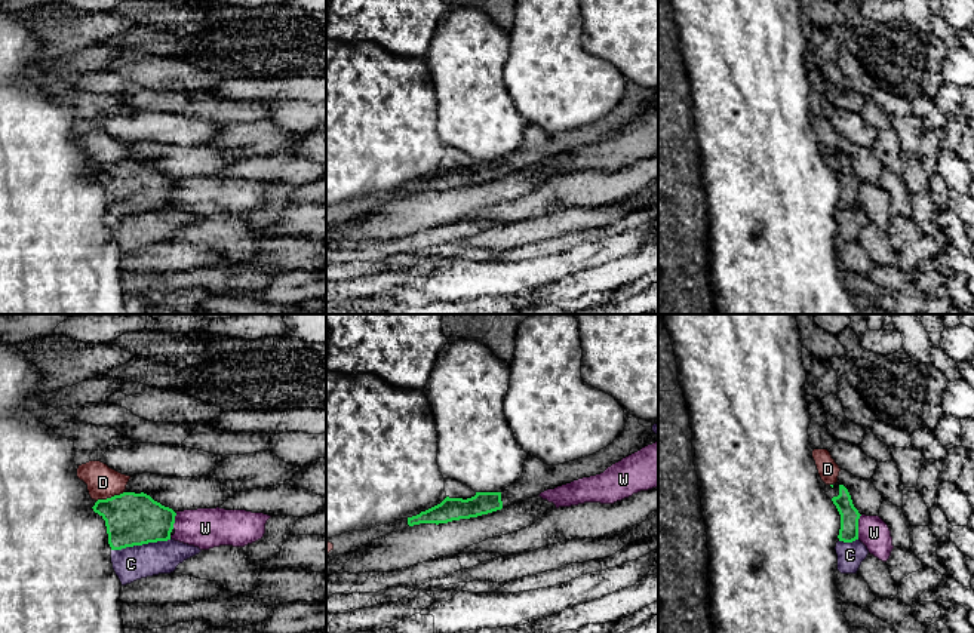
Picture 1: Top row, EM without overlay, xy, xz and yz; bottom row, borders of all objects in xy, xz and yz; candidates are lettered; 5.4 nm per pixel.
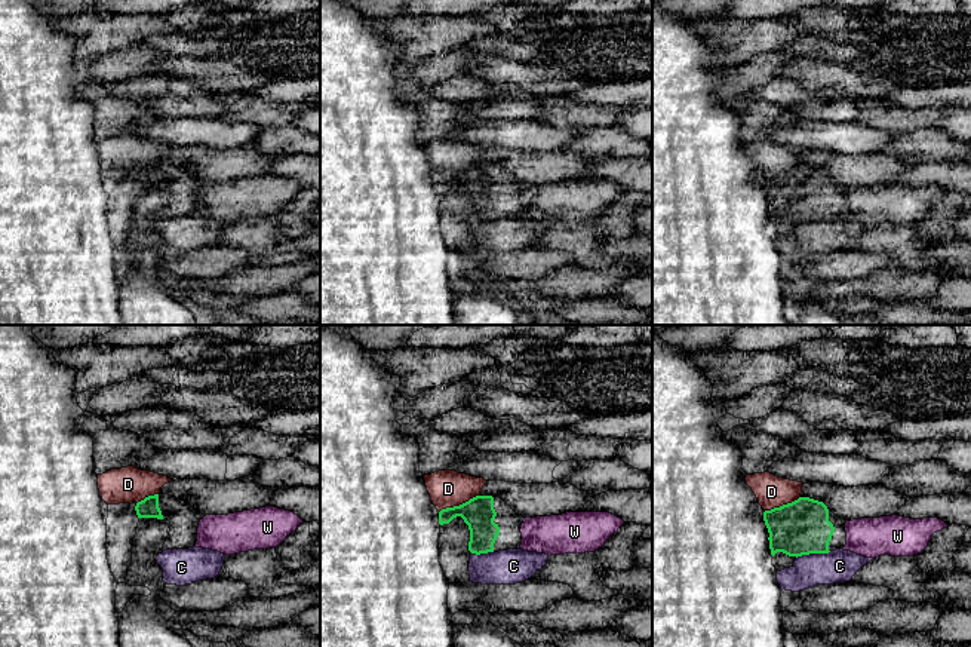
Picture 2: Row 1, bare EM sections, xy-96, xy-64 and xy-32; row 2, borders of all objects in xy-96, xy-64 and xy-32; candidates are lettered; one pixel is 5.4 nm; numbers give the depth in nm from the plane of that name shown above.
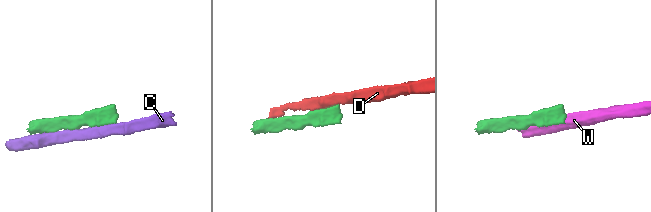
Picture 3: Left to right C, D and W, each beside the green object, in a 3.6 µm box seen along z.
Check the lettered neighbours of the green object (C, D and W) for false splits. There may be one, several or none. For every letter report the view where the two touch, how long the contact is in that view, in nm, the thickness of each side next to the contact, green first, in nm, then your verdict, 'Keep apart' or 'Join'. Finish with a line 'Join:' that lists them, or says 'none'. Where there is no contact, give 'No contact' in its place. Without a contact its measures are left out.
C: Touches green in xy. Shared border 340 nm. Thickness 280 nm (green) against 190 nm. Keep apart
D: Touches green in xy. Shared border 160 nm. Thickness 280 nm (green) against 180 nm. Keep apart
W: Touches green in yz. Shared border 140 nm. Thickness 110 nm (green) against 170 nm. Keep apart
Join: none

